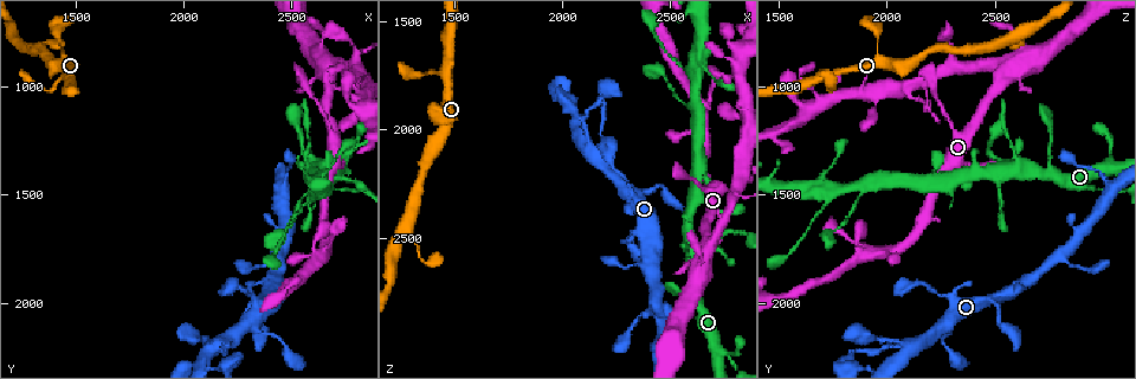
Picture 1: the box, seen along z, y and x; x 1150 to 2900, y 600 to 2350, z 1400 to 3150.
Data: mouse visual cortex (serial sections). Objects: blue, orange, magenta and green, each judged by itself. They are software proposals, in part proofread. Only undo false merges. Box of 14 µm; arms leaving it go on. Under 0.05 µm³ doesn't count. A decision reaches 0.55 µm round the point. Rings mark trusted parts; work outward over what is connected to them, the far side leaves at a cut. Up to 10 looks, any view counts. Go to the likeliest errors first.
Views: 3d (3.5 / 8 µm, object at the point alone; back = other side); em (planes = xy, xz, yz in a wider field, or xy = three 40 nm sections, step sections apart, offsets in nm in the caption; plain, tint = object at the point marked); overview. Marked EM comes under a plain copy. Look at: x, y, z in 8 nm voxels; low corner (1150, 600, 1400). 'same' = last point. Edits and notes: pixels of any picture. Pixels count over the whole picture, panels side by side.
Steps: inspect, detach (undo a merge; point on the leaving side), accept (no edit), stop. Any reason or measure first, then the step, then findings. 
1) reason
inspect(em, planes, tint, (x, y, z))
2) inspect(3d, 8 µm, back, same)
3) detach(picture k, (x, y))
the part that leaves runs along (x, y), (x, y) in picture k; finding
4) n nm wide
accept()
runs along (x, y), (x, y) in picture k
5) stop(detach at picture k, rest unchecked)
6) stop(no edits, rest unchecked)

thin arm on a thick one
inspect(3d, 3.5 µm, (2610, 1390, 2560))

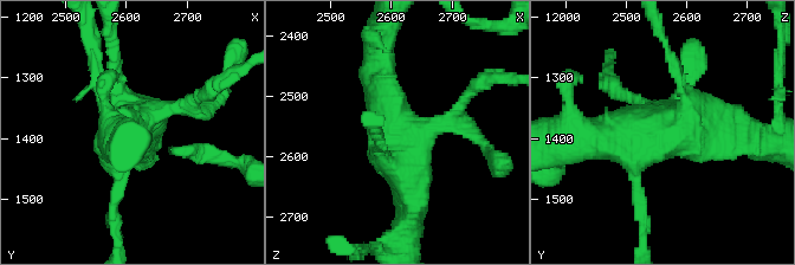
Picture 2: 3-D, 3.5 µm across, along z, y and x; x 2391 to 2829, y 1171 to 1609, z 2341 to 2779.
need the tissue
inspect(em, xy, step 2, tint, (2605, 1380, 2545))

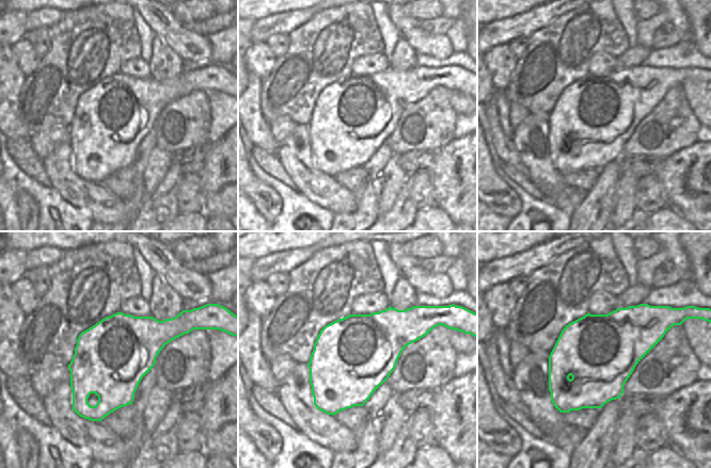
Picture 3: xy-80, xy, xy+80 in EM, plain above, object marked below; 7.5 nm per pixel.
another direction
inspect(em, xy, step 3, tint, same)

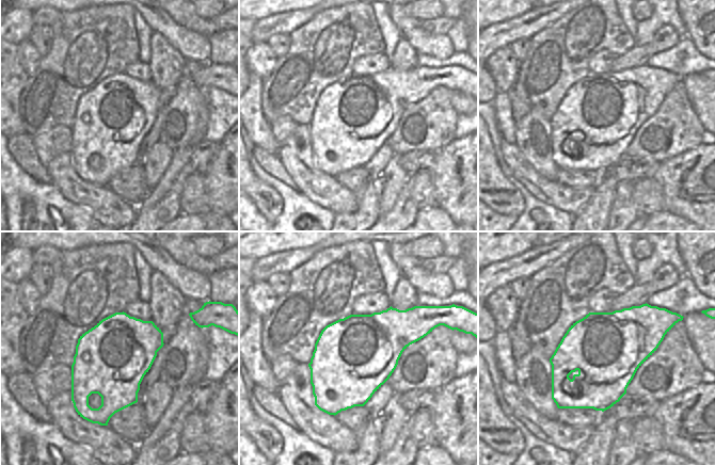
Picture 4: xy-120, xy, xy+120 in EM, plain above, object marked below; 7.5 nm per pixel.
600 nm wide
accept()
runs along (408, 215), (408, 149), (380, 76) in picture 2; one cell here

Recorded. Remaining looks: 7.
small branch off a trunk
inspect(3d, 3.5 µm, (2330, 2110, 2280))

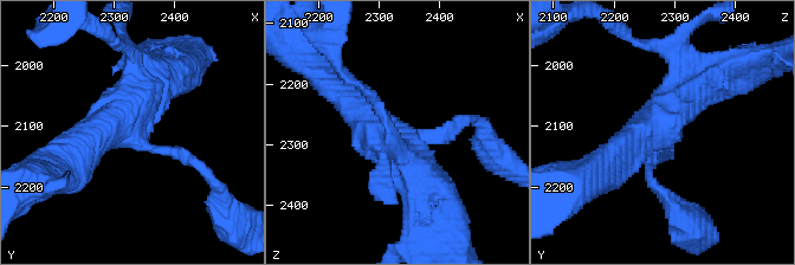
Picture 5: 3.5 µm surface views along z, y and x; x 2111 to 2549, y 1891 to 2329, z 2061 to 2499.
3 arms; arms of 200, 400, 500 nm; now the EM
inspect(em, xy, step 2, tint, (2325, 2115, 2285))

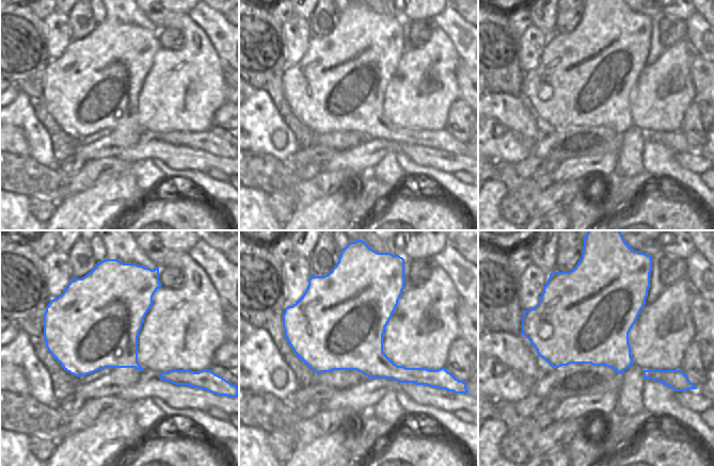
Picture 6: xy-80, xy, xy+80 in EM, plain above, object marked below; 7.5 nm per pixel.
accept()
runs along (426, 182), (338, 85) in picture 5; one cell here

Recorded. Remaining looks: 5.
inspect(3d, 8 µm, (2130, 2180, 2080))

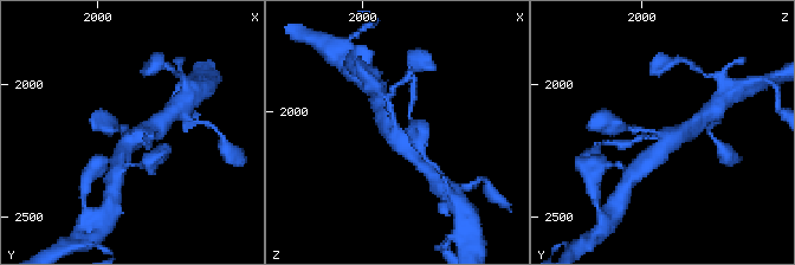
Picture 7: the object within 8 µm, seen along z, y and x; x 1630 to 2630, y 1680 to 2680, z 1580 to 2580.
4 arms; arms of 150, 150, 400, 500 nm; need the tissue
inspect(em, xy, step 5, tint, (2120, 2190, 2070))

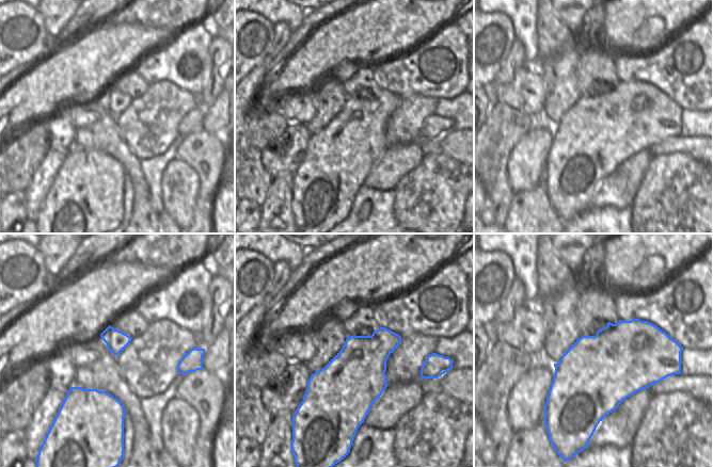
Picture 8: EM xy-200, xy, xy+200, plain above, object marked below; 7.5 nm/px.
accept()
runs along (689, 129), (670, 139), (644, 165) in picture 7; all the same cell

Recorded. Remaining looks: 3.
small branch off a trunk
inspect(3d, 8 µm, back, (2600, 1500, 1730))

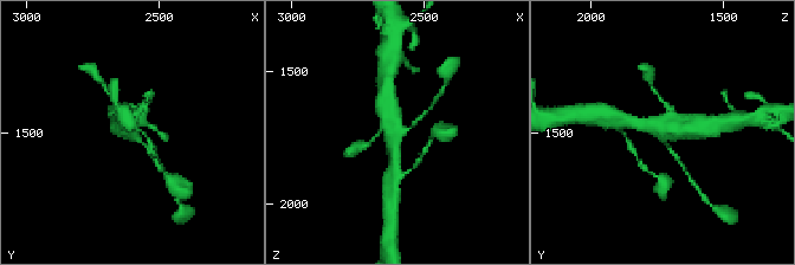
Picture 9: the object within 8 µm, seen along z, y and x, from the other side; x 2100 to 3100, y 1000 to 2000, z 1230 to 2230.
zoom in
inspect(3d, 3.5 µm, (2610, 1490, 1740))

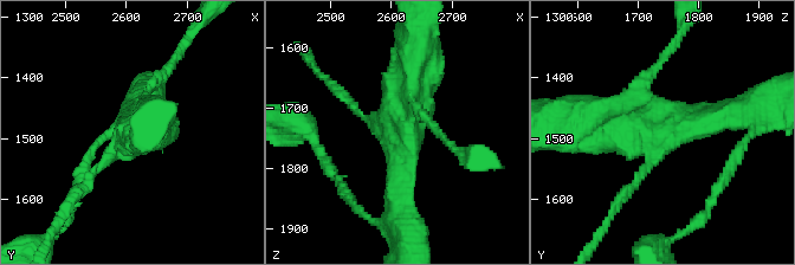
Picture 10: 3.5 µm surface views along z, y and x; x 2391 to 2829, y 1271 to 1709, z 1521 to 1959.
need the tissue
inspect(em, xy, step 2, tint, (2615, 1490, 1735))

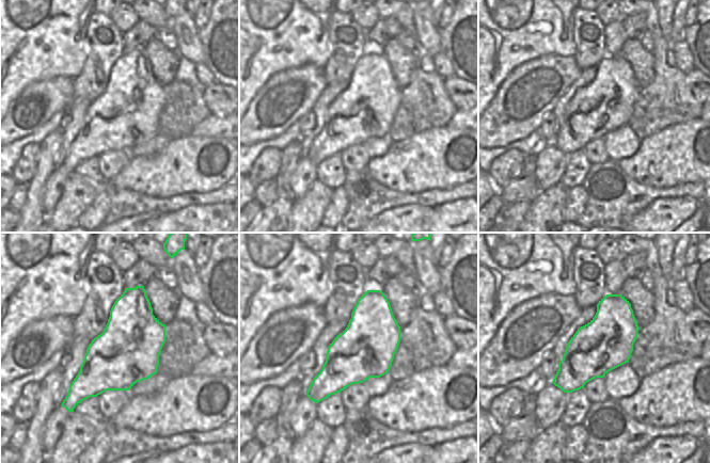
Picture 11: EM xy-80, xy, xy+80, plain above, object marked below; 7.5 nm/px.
arms of 100, 150, 300, 600 nm
accept()
runs along (398, 206), (398, 130), (419, 60) in picture 10; all the same cell

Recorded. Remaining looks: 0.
stop(no edits, rest unchecked)

